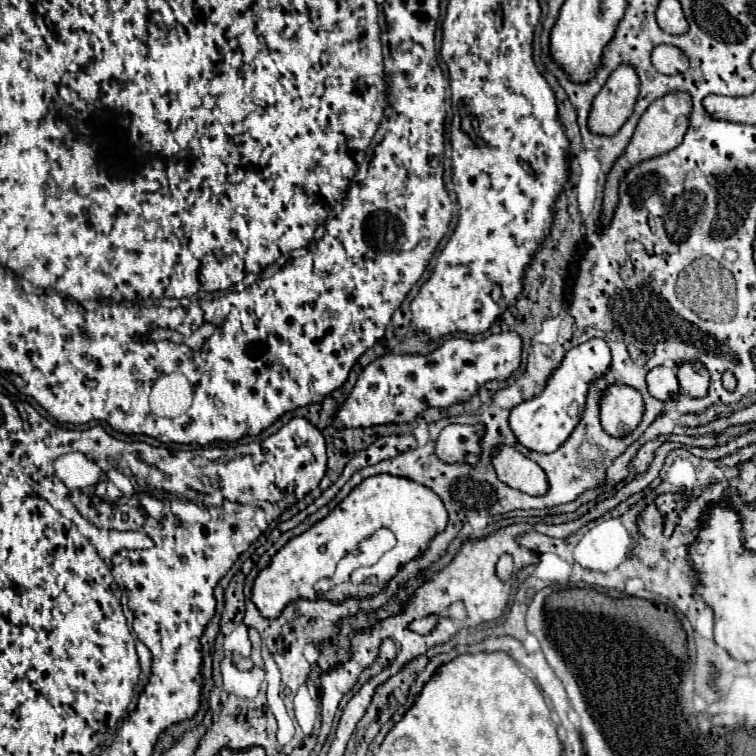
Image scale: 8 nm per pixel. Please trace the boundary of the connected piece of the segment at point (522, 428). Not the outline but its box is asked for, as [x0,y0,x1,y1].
[510,339,612,453]

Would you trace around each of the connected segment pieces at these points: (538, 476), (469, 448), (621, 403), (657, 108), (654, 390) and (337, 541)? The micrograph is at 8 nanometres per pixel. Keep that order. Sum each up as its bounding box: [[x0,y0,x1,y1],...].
[[492,447,550,497],[436,425,484,465],[600,385,644,437],[602,91,690,223],[648,367,680,401],[252,475,448,619]]

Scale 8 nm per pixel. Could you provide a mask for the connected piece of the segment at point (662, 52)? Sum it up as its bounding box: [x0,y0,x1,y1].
[652,45,688,75]

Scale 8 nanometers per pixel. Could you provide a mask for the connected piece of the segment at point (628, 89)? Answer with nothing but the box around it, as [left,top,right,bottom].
[590,67,640,135]

